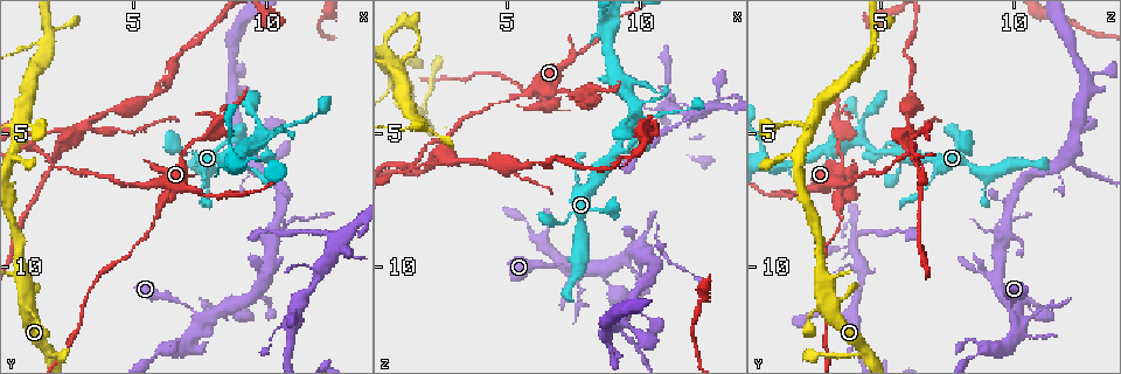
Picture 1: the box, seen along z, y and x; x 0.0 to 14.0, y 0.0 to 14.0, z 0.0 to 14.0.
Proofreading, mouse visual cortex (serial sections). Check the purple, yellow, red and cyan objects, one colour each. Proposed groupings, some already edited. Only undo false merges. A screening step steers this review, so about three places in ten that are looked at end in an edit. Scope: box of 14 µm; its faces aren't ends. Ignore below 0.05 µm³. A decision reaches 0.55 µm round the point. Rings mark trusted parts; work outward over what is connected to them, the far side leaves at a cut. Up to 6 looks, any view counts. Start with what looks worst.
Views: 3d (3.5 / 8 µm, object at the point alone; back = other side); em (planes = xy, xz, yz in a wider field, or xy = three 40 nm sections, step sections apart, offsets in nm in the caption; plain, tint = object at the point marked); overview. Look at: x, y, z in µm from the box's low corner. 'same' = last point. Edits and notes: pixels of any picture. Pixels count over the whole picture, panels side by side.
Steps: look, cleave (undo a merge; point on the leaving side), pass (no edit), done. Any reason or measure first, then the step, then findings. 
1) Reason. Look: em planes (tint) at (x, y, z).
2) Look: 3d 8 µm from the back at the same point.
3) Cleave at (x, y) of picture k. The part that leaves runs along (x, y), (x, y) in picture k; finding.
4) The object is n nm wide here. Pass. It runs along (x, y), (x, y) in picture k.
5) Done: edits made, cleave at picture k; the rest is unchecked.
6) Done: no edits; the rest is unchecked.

Four arms meet. Look: 3d 3.5 µm from the back at (1.1, 5.5, 6.2).

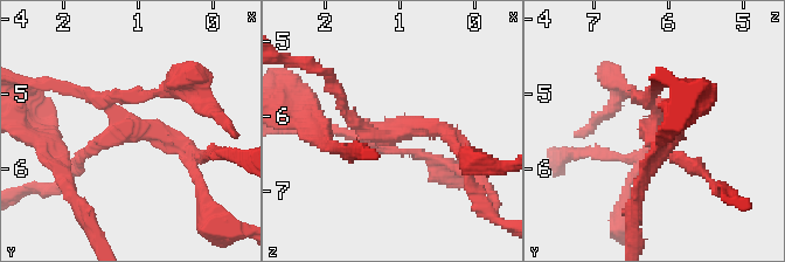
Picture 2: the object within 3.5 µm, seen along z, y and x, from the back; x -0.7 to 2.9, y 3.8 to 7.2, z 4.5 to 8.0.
4 arms meet here; the arms are 100, 150, 150, 200 nm wide. Look: em planes (tint) at (1.15, 5.40, 6.20).

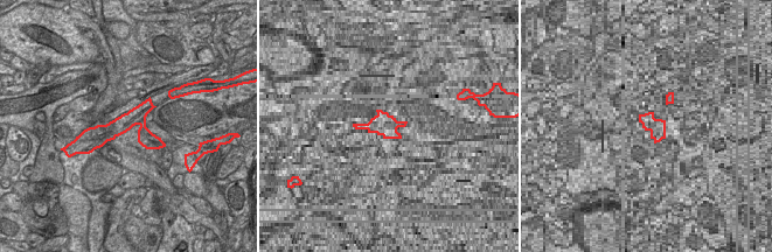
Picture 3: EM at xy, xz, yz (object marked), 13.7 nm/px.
Cleave at (432, 158) of picture 2. The part that leaves runs along (122, 116), (85, 90), (32, 83) in picture 2; two cells meet here.

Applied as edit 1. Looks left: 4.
Arms part here. Look: 3d 8 µm at (10.1, 8.5, 9.6).

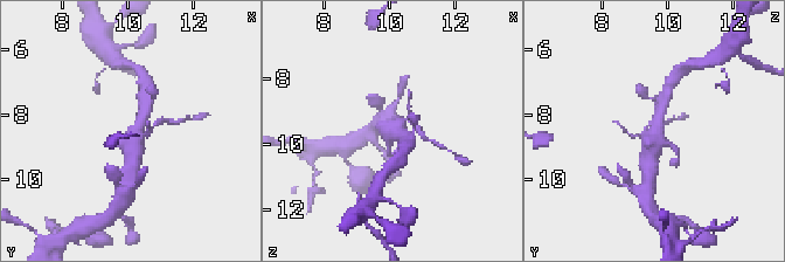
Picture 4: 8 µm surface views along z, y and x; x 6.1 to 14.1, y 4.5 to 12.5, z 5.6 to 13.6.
Look: 3d 3.5 µm at (10.2, 8.7, 9.7).

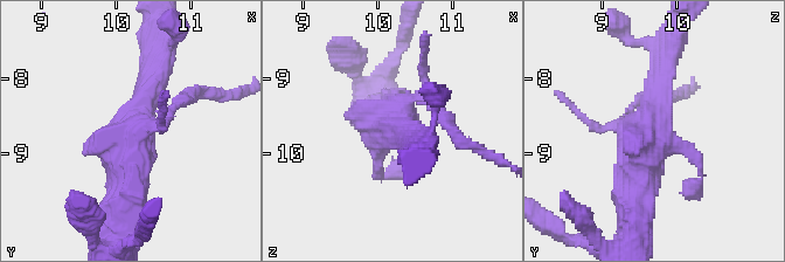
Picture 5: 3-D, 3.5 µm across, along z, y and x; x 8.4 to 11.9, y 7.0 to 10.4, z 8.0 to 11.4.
Pass. It runs along (123, 221), (123, 138), (152, 74) in picture 5; one cell here.

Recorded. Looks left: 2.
Sharp bend. Look: 3d 8 µm at (9.4, 5.3, 12.2).

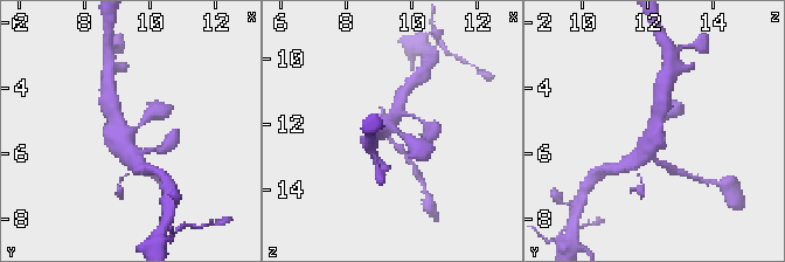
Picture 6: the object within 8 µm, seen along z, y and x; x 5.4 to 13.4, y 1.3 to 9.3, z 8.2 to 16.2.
4 arms meet here; the arms are 150, 200, 350, 400 nm wide; need the tissue. Look: em planes (tint) at (9.4, 5.4, 12.2).

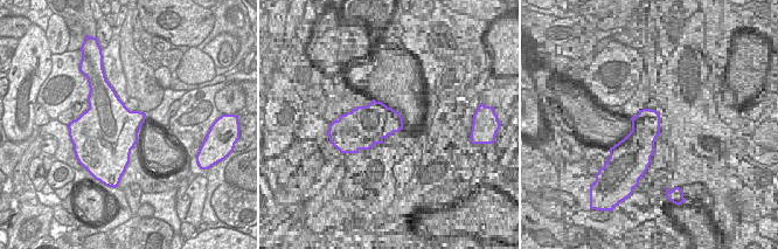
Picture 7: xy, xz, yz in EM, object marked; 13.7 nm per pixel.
Pass. It runs along (632, 160), (652, 140), (660, 105) in picture 6; one cell here.

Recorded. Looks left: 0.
Done: edits made, cleave at picture 2; the rest is unchecked.

